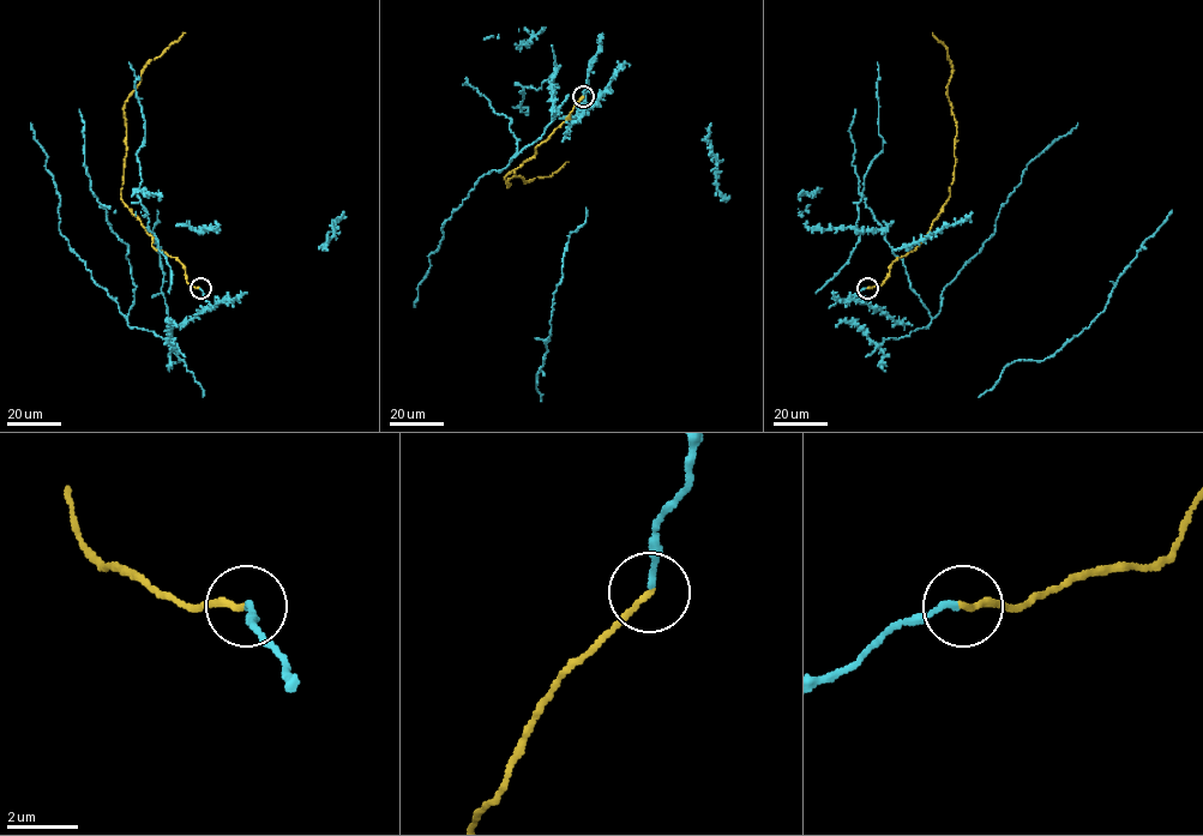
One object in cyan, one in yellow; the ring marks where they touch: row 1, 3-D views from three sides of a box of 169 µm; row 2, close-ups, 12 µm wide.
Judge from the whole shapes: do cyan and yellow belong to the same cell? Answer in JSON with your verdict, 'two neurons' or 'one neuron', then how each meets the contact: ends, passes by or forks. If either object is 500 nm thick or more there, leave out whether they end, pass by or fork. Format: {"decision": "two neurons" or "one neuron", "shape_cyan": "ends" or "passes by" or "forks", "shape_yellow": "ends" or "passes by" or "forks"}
{"decision": "one neuron", "shape_cyan": "ends", "shape_yellow": "ends"}

